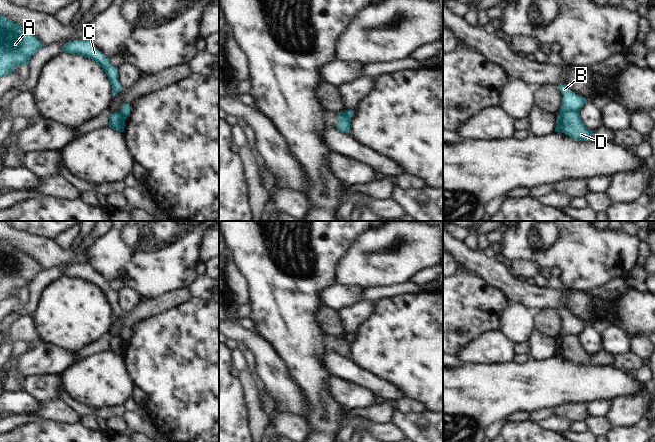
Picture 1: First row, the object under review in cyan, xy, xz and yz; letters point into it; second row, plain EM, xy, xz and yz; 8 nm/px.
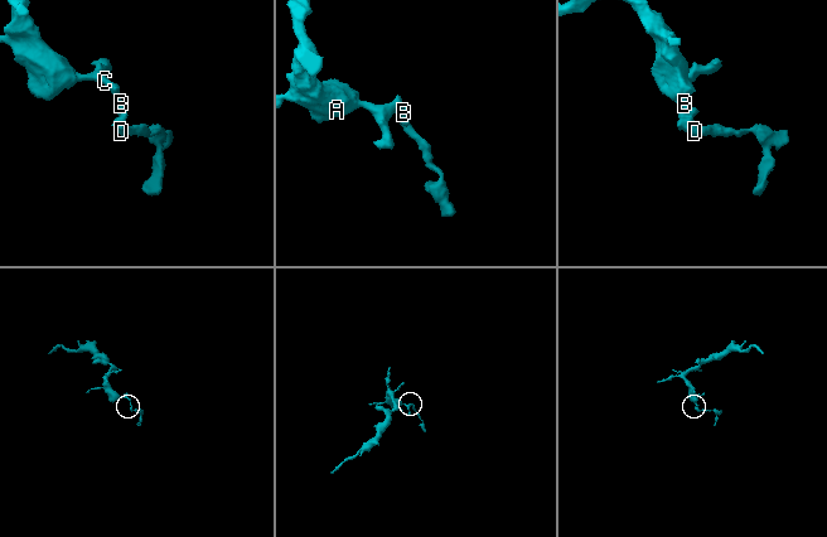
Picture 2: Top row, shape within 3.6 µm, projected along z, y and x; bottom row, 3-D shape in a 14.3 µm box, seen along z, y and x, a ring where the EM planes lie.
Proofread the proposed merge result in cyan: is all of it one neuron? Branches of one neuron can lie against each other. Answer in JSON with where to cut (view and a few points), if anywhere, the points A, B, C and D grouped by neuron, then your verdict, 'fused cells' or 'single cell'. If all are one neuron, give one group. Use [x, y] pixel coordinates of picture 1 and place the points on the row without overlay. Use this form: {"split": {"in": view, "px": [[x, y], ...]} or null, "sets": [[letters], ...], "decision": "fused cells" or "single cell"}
{"split": {"in": "yz", "px": [[578, 335], [568, 334], [558, 337]]}, "sets": [["A", "B", "C"], ["D"]], "decision": "fused cells"}

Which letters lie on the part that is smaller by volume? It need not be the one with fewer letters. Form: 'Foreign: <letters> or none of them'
Foreign: D

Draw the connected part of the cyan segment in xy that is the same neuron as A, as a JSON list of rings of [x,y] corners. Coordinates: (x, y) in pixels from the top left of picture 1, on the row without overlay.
[[[0,239],[0,302],[15,296],[14,290],[27,289],[36,275],[44,270],[20,248]]]

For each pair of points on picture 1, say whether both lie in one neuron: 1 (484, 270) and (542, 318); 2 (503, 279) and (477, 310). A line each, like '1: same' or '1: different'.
1: different
2: different

